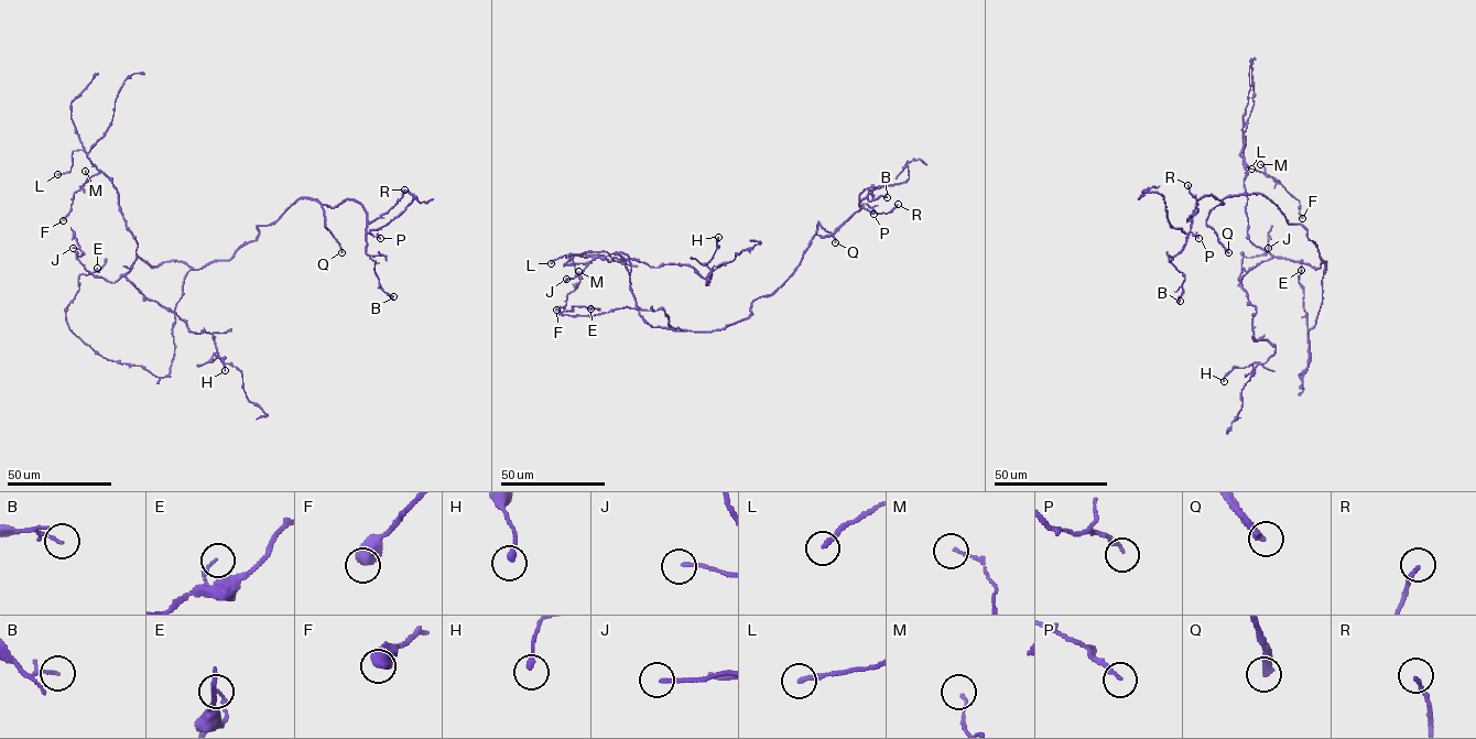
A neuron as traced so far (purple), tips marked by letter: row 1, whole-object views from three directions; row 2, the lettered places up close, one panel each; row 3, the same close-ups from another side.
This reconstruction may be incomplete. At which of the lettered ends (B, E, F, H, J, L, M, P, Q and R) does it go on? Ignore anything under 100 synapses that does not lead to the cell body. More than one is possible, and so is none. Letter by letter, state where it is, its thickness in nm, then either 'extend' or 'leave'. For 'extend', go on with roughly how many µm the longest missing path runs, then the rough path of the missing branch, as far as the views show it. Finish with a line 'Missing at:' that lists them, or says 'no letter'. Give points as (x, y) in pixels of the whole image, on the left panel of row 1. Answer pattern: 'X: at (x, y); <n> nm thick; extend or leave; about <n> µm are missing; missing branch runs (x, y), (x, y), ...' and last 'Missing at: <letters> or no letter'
B: at (393, 296); 90 nm thick; leave
E: at (97, 268); 160 nm thick; leave
F: at (63, 220); 600 nm thick; leave
H: at (225, 370); 240 nm thick; leave
J: at (73, 248); 160 nm thick; leave
L: at (57, 174); 200 nm thick; leave
M: at (85, 171); 100 nm thick; leave
P: at (380, 238); 140 nm thick; leave
Q: at (342, 252); 300 nm thick; extend; about 20 µm are missing; missing branch runs (342, 252), (353, 282)
R: at (404, 189); 170 nm thick; leave
Missing at: Q

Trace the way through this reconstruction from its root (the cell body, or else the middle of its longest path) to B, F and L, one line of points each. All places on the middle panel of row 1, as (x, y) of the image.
B: (696, 332), (752, 314), (815, 235), (831, 236), (860, 209), (864, 189), (870, 200), (887, 197)
F: (696, 332), (649, 325), (639, 314), (630, 286), (631, 263), (609, 256), (589, 262), (564, 307), (556, 310)
L: (696, 332), (652, 327), (644, 321), (630, 286), (627, 260), (584, 252), (564, 254), (551, 263)

